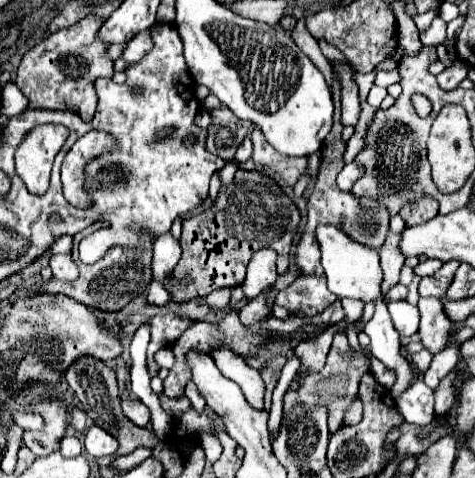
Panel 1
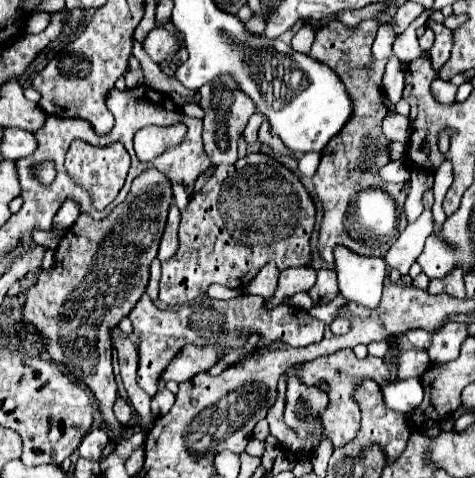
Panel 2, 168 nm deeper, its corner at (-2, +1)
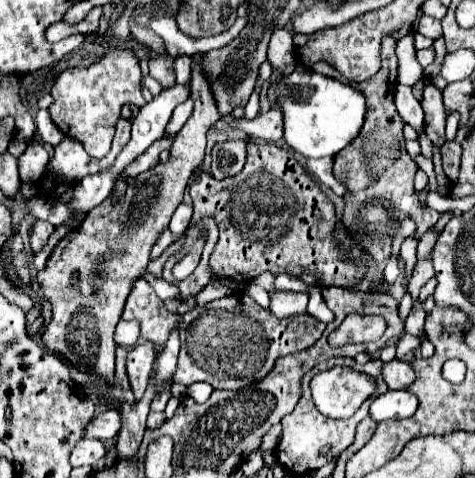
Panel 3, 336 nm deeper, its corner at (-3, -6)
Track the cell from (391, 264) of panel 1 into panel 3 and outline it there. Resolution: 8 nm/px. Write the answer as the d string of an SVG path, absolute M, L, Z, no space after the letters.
M418 299L416 301L417 307L413 309L407 319L405 320L405 333L419 337L424 333L424 323L426 313L419 306L421 301Z

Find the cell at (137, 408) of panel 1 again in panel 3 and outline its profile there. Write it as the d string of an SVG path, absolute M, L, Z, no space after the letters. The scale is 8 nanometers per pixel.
M106 409L102 413L98 413L92 421L90 421L90 427L86 429L86 435L84 439L114 439L118 435L118 429L120 429L120 415L116 409Z

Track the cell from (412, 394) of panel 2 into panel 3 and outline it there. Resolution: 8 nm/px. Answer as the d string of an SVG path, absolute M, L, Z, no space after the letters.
M402 389L402 391L386 391L384 395L378 395L370 405L370 417L380 423L386 419L406 419L414 415L418 407L418 399Z

